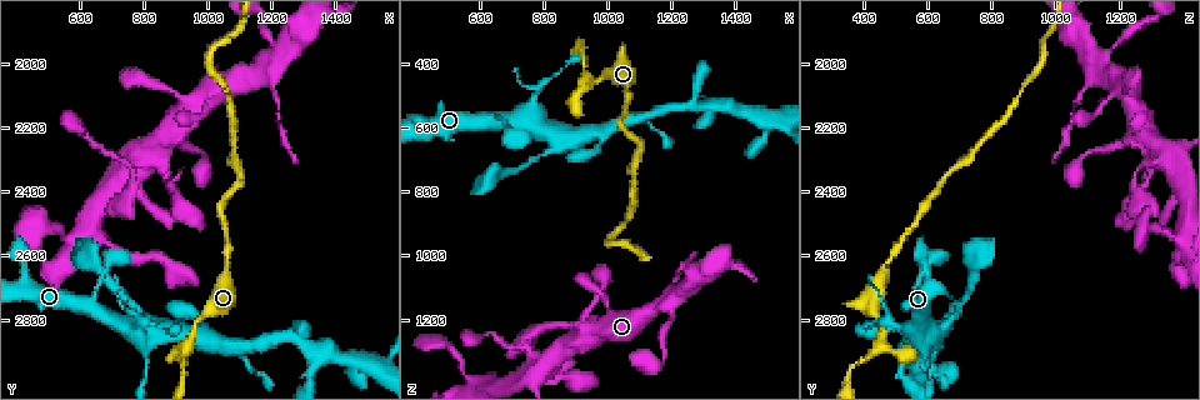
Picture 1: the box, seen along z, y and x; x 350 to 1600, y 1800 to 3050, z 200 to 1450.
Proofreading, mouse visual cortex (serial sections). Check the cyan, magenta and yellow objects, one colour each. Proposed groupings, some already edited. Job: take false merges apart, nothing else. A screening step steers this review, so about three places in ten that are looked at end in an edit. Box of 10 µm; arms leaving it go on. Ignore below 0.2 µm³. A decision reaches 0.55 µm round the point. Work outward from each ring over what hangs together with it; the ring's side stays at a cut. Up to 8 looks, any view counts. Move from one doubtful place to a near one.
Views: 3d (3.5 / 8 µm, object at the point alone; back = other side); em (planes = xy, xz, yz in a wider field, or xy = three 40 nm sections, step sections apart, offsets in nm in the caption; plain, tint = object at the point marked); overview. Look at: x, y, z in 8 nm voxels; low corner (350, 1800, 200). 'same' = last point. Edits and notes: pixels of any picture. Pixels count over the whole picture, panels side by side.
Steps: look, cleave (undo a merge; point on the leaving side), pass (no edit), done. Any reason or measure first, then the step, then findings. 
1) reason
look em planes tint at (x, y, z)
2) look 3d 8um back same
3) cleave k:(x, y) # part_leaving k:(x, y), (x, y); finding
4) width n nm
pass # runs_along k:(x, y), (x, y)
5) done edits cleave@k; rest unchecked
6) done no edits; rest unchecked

abrupt turn
look 3d 3.5um at (840, 2840, 620)

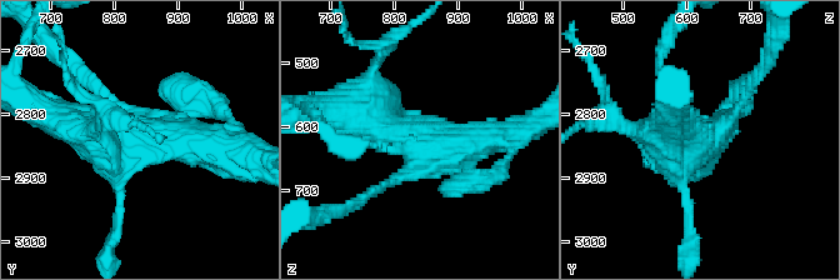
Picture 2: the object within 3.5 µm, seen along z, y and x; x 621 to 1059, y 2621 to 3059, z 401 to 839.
arms 3; arm_widths 150, 450, 450 nm; shape alone is not enough
look em xy step 1 tint at (840, 2845, 630)

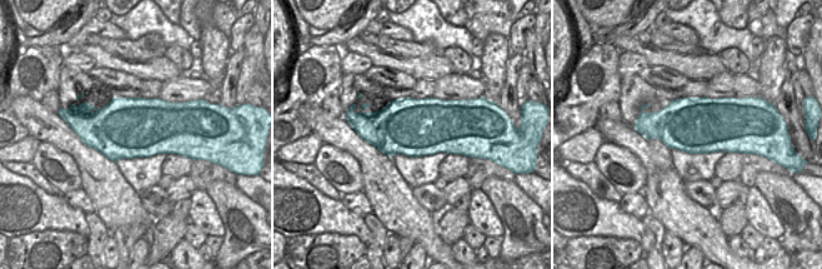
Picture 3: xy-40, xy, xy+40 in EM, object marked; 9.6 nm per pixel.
look em xy step 2 tint same

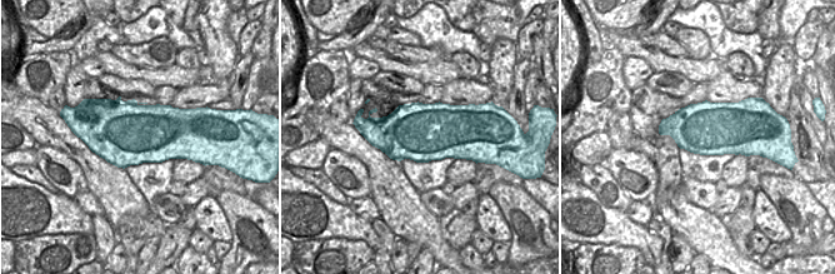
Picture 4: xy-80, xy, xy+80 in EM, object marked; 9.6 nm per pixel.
pass # runs_along 2:(70, 121), (116, 140), (220, 151); one cell here

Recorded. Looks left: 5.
three arms meet
look 3d 8um at (1300, 2890, 530)

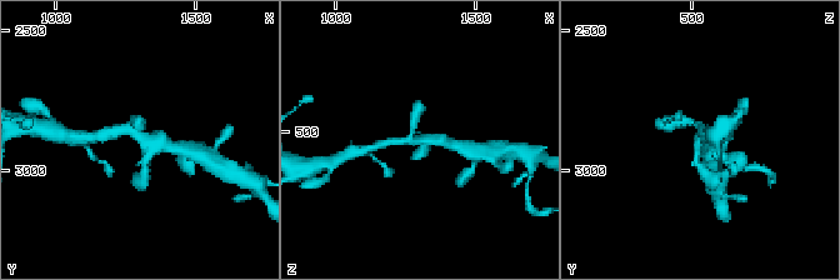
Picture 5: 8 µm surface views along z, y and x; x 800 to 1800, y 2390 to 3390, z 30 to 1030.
look em xy step 3 tint same

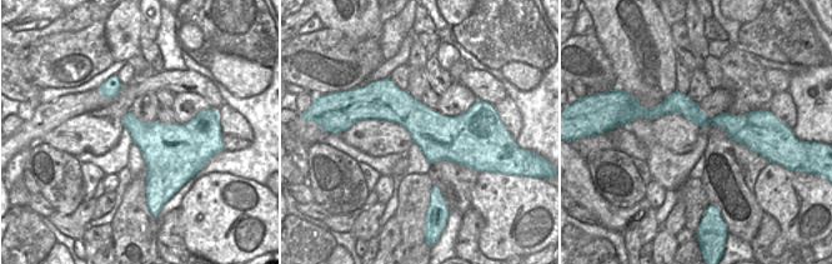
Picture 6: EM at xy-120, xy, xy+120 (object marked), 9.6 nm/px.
pass # runs_along 6:(651, 113), (686, 106), (751, 144); continuous, no second cell

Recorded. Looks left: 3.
two arms in line, one across
look 3d 8um at (1210, 1980, 1140)

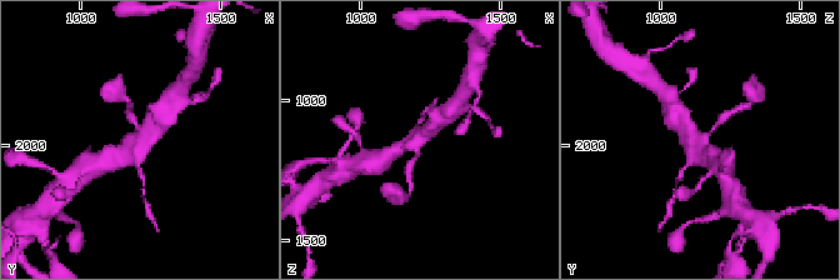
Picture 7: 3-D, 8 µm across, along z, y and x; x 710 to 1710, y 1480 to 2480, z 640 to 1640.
shape alone is not enough
look em xy step 3 tint same

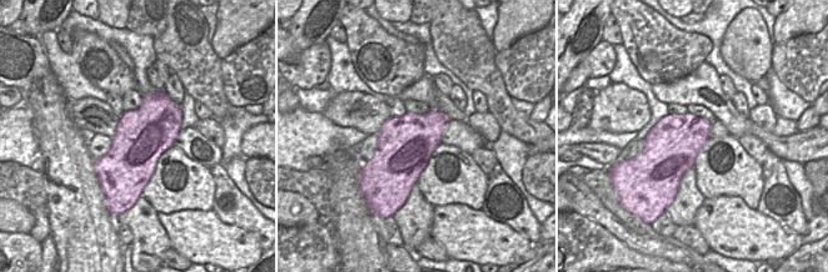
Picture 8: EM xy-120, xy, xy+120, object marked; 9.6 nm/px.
pass # runs_along 7:(110, 159), (130, 149), (160, 119); one cell here

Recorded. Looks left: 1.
done no edits; rest unchecked

